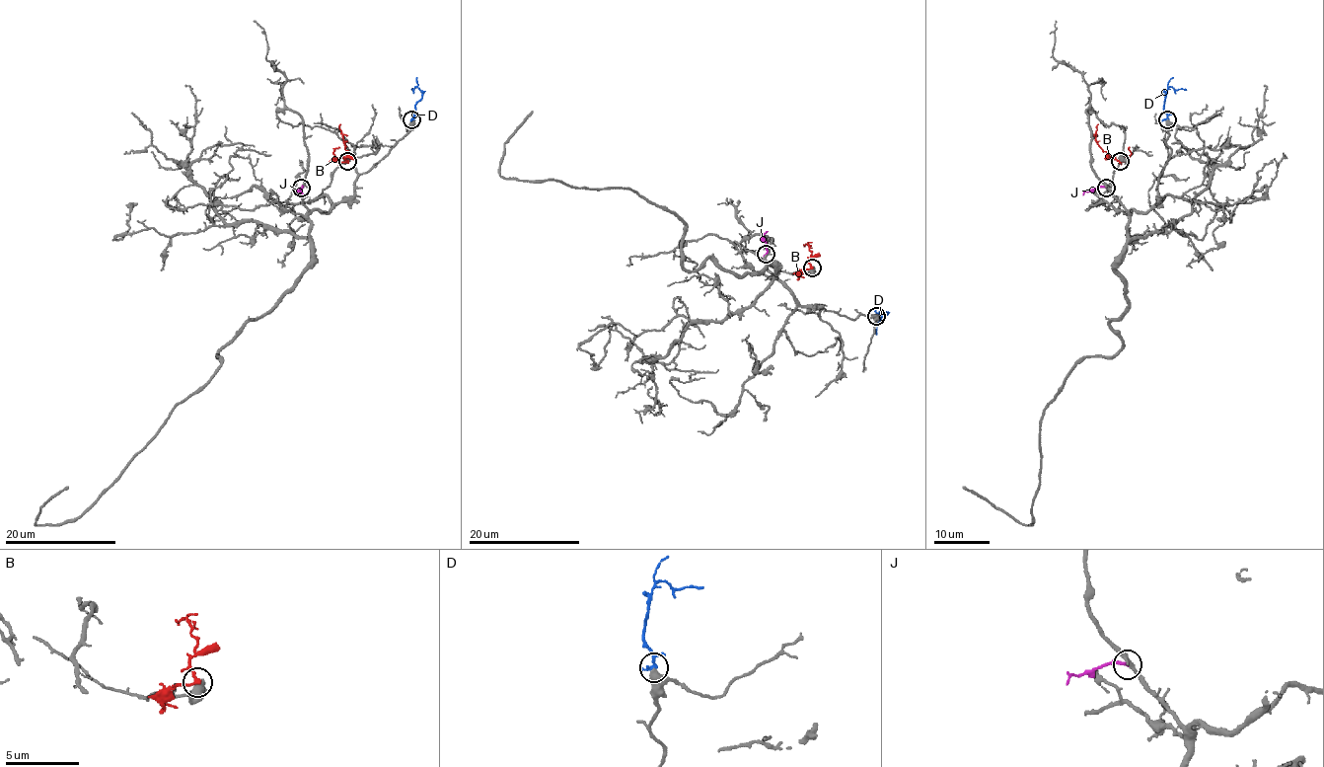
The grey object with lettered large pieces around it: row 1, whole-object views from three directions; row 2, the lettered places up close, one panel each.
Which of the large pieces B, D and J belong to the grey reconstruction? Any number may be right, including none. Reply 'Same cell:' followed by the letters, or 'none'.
Same cell: D

